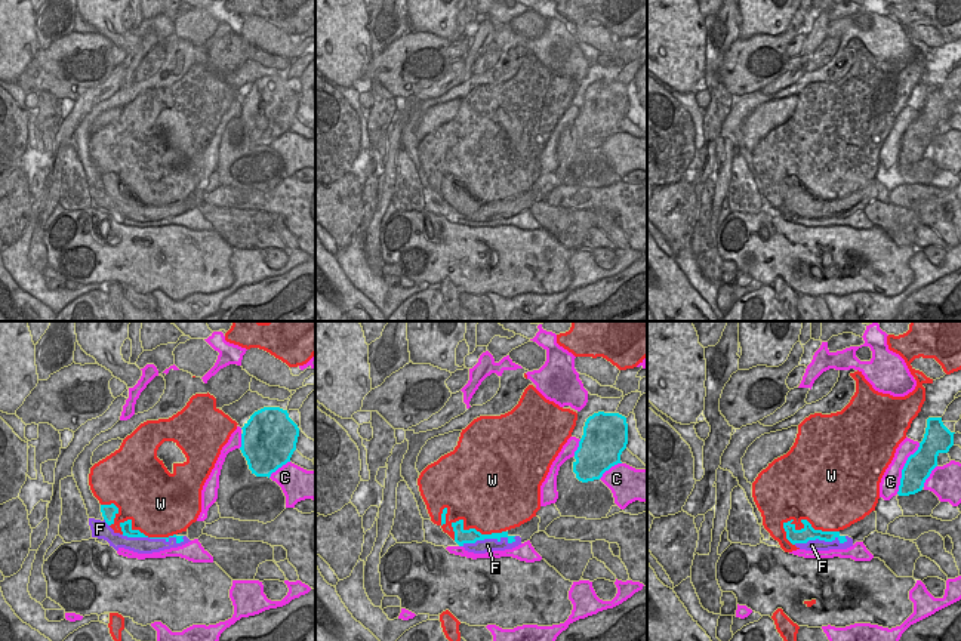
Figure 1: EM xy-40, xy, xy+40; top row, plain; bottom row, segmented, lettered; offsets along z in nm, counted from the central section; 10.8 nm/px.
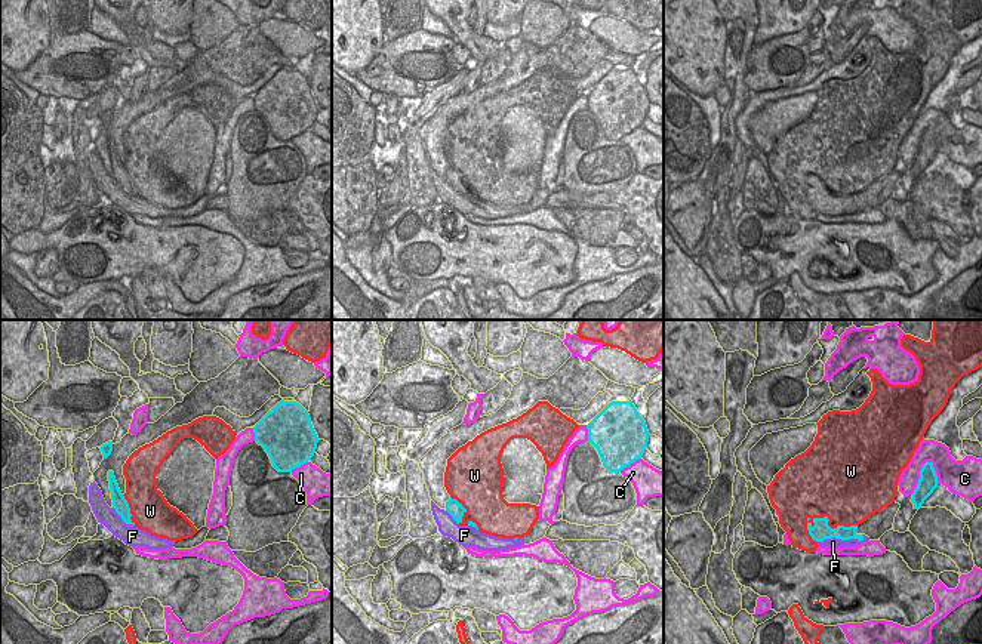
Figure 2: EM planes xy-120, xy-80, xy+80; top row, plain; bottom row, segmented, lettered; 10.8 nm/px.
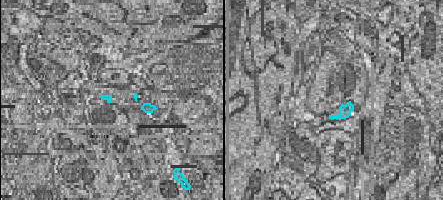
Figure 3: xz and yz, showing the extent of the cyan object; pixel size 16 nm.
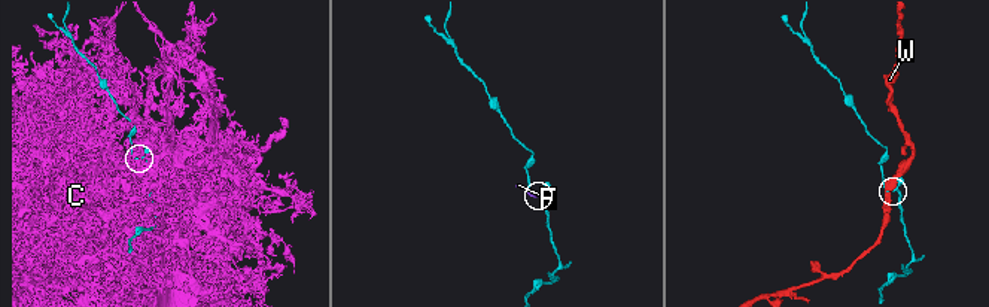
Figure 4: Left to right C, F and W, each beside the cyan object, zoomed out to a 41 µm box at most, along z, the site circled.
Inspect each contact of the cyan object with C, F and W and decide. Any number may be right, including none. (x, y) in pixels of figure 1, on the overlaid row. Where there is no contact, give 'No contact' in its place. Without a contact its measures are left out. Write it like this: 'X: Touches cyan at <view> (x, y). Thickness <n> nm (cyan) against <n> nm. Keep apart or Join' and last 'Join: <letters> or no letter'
C: Touches cyan at xy+40 (903, 468). Thickness 300 nm (cyan) against 220 nm. Keep apart
F: Touches cyan at xy (489, 538). Thickness 160 nm (cyan) against 160 nm. Keep apart
W: Touches cyan at xy+40 (807, 521). Thickness 160 nm (cyan) against 500 nm. Keep apart
Join: no letter.

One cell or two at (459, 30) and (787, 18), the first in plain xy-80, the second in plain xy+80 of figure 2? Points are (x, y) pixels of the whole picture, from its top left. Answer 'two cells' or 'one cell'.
one cell

